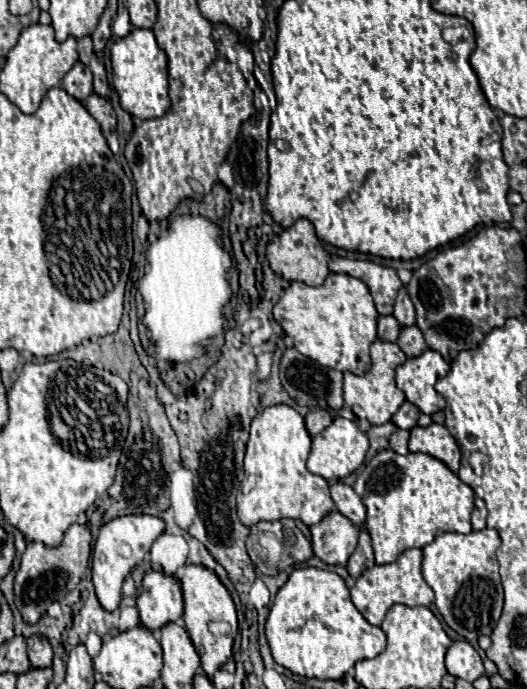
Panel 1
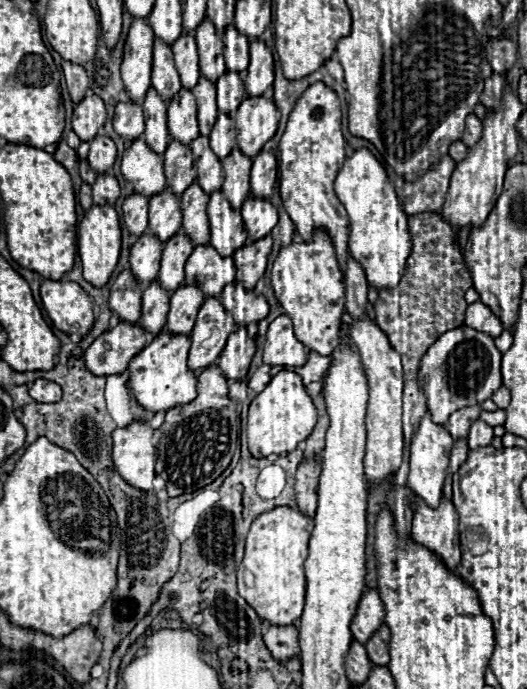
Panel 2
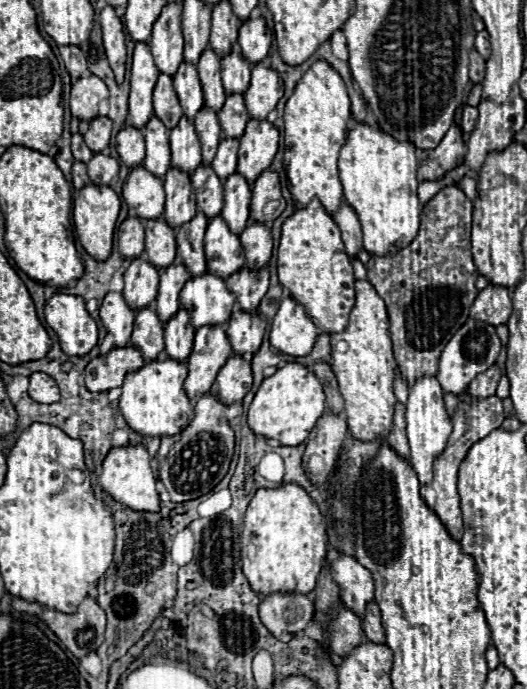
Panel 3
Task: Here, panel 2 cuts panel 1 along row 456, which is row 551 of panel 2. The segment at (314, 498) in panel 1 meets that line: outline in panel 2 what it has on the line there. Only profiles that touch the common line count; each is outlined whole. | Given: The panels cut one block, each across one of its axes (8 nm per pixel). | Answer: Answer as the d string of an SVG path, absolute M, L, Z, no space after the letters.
M276 506L256 516L250 526L244 562L240 564L242 574L238 574L238 590L242 598L258 612L258 616L270 624L296 624L302 616L306 596L304 560L308 556L308 540L312 528L314 518L290 506Z

